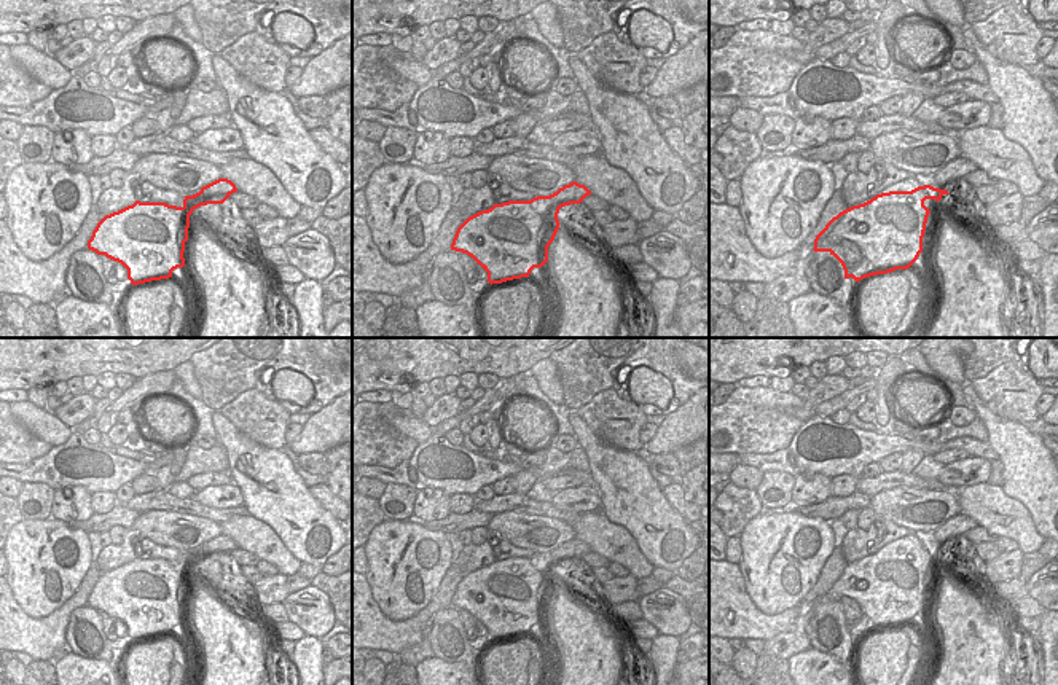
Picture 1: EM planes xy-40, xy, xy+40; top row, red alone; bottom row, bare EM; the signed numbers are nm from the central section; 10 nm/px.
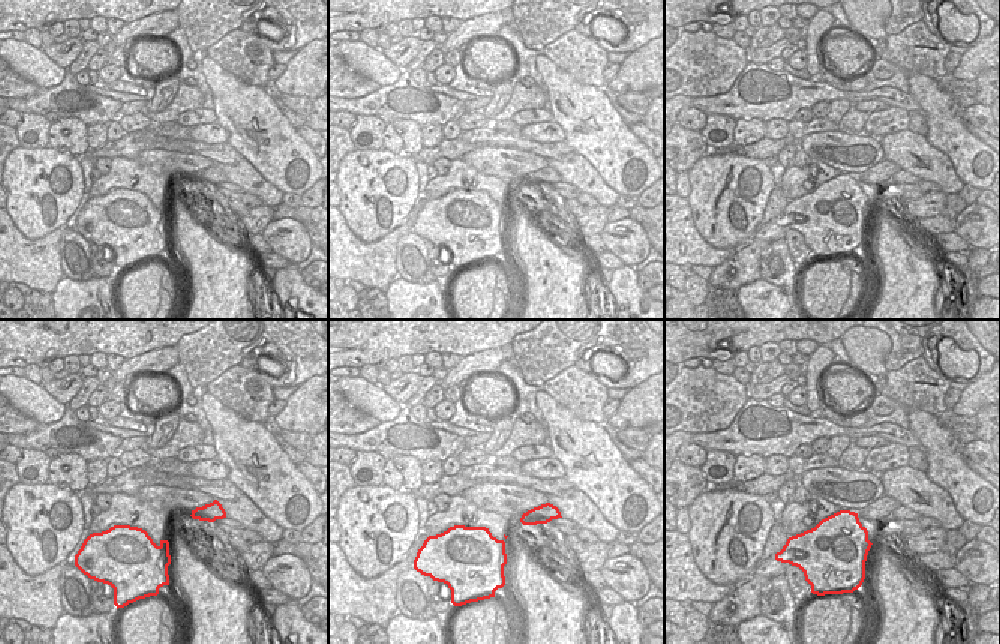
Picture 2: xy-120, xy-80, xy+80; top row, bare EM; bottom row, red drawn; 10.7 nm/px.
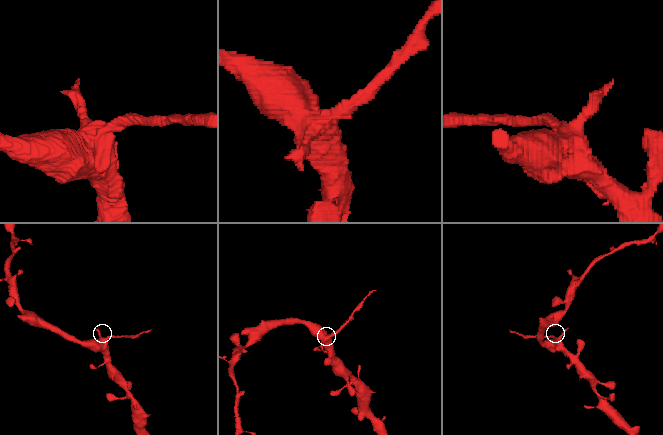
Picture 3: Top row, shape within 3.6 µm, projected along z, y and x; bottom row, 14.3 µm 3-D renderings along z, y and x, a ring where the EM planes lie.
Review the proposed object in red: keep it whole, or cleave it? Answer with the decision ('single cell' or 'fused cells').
fused cells

